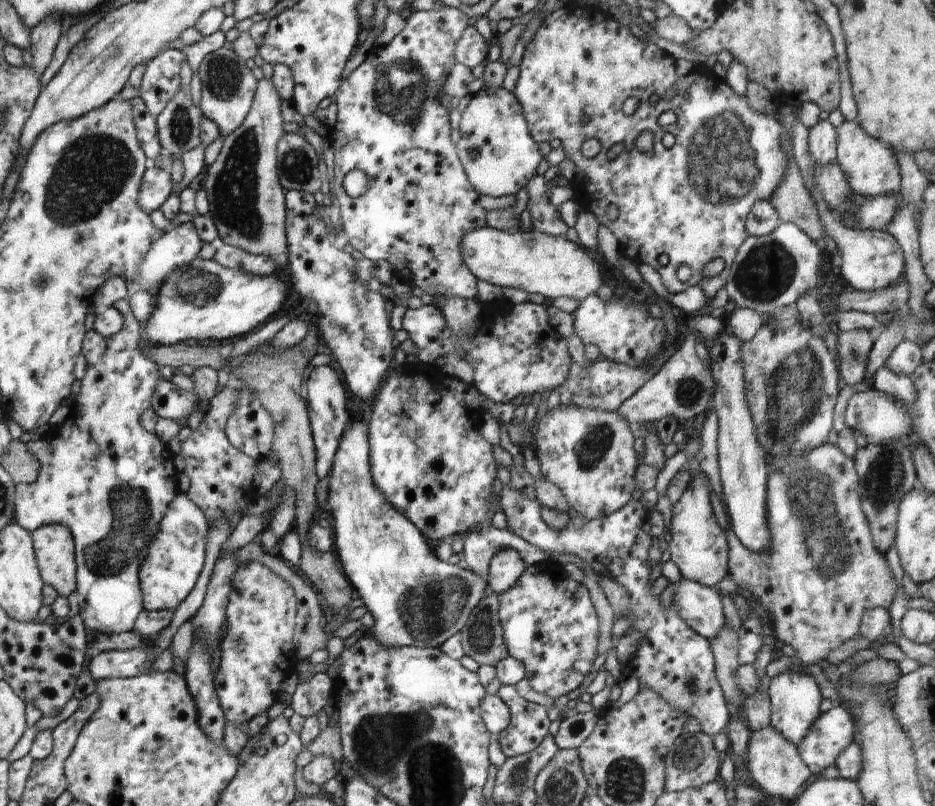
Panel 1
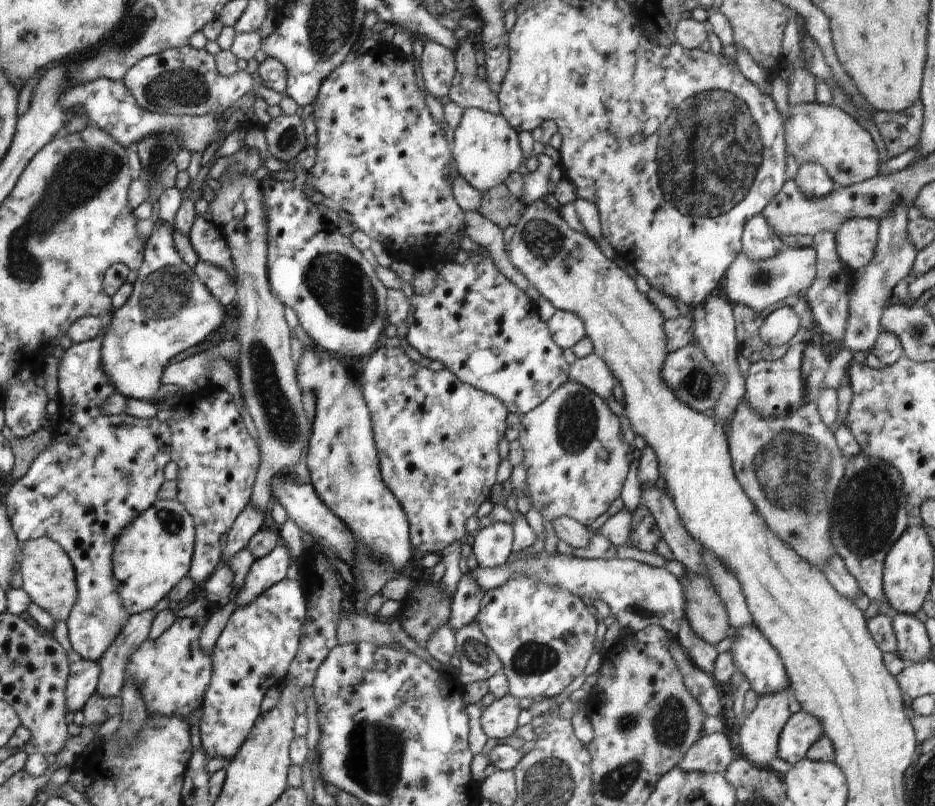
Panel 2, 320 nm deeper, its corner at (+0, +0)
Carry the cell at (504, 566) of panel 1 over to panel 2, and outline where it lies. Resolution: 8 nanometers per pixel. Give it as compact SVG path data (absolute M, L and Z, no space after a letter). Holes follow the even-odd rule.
M494 522L480 530L475 538L474 545L469 550L476 555L480 567L496 568L508 564L514 541L511 524Z

